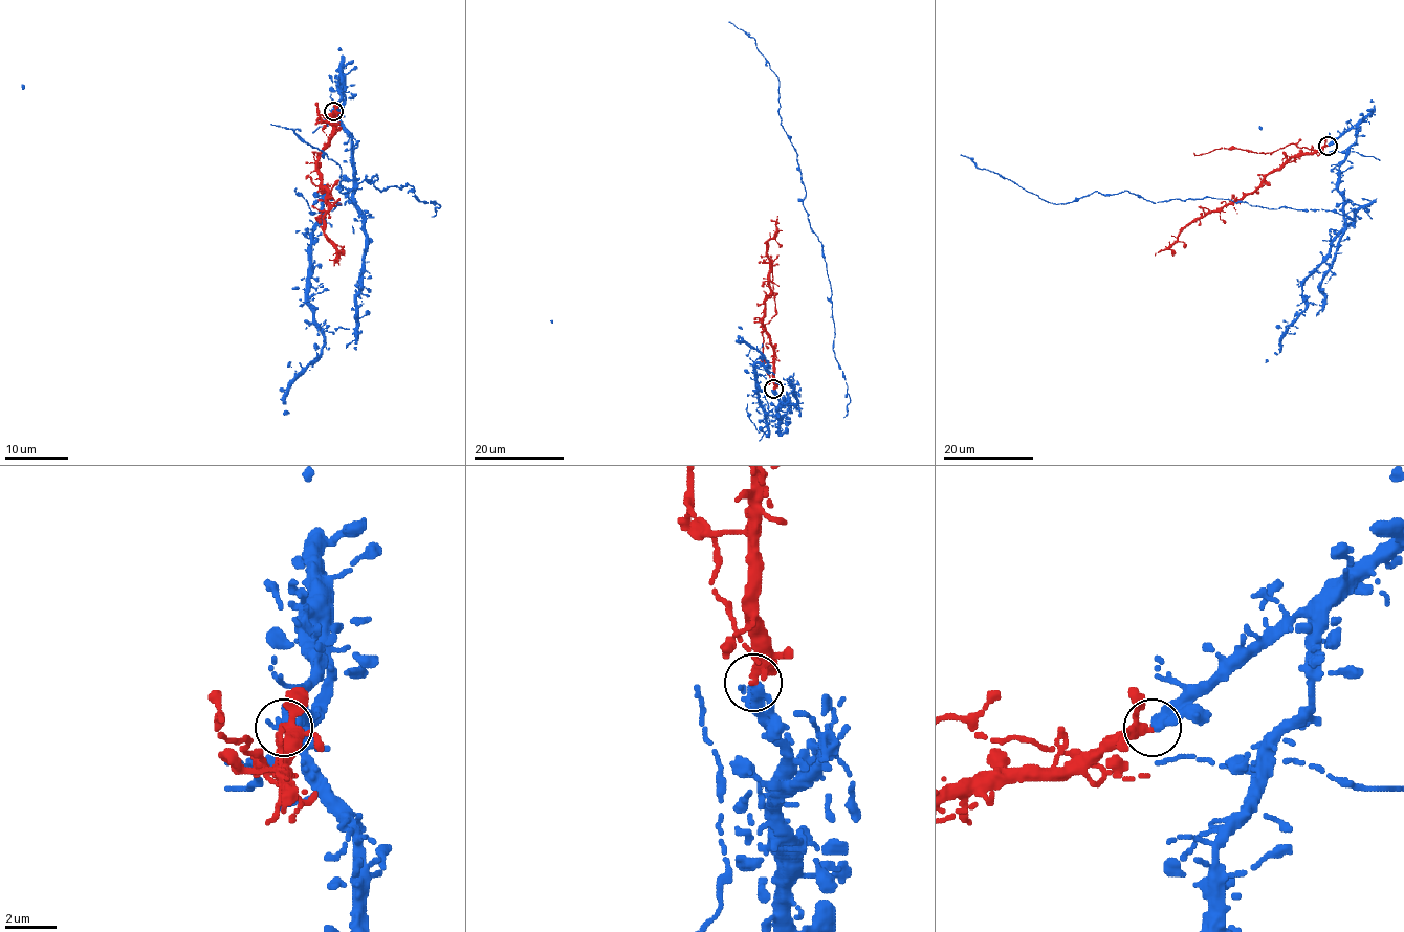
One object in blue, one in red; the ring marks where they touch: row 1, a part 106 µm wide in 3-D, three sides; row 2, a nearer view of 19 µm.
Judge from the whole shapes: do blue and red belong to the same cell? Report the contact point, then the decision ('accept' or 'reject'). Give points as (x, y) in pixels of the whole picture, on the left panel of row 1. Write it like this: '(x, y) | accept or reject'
(333, 111) | accept

